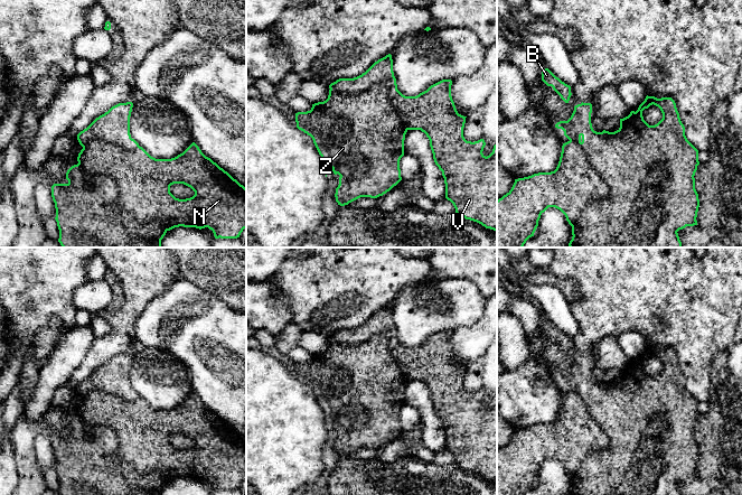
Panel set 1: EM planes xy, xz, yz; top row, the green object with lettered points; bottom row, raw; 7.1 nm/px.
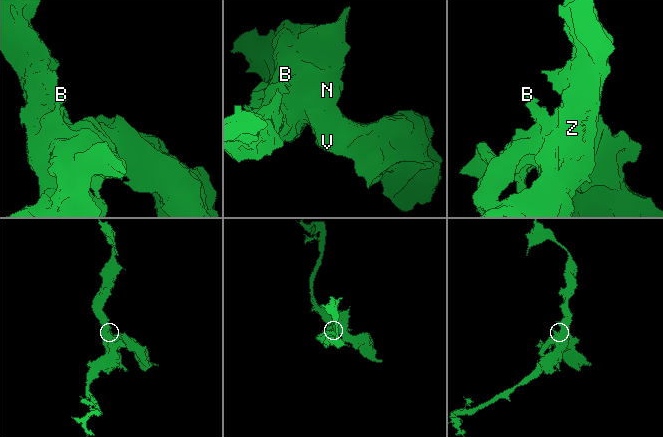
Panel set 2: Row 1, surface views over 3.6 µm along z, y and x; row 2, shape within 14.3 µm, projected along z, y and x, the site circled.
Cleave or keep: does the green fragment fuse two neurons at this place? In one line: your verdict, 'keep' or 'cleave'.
cleave

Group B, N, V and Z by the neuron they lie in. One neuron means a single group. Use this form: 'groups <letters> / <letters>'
groups B Z / N V

